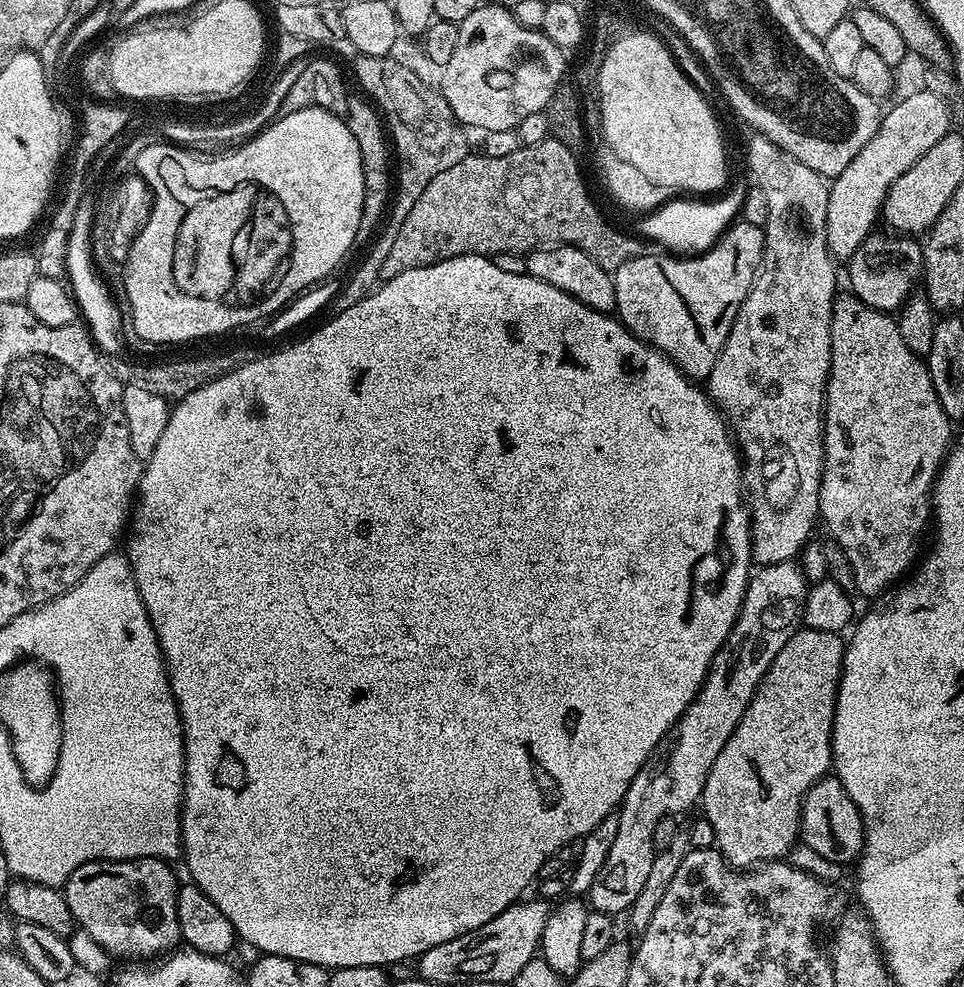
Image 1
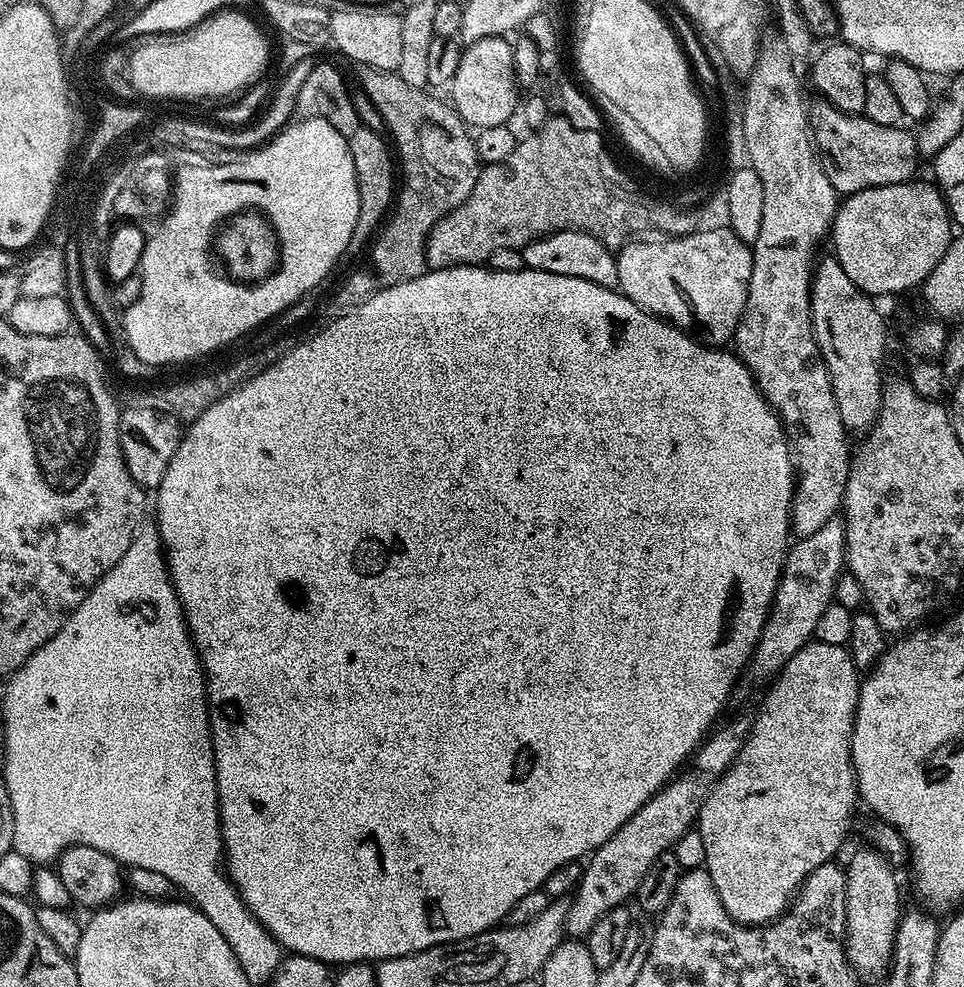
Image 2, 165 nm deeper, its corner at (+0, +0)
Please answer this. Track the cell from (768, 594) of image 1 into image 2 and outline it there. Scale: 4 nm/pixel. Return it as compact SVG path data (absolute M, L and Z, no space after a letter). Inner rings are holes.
M839 519L826 522L826 526L814 534L799 537L789 547L772 610L750 661L750 672L758 679L767 681L775 677L784 663L815 637L818 618L822 618L823 612L834 602L836 582L845 568L844 526Z

